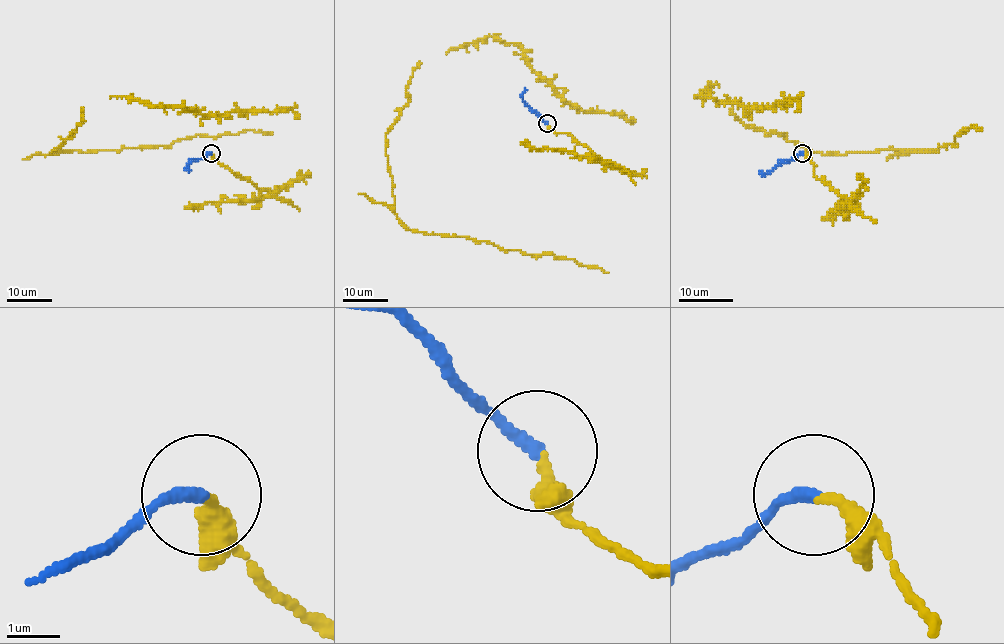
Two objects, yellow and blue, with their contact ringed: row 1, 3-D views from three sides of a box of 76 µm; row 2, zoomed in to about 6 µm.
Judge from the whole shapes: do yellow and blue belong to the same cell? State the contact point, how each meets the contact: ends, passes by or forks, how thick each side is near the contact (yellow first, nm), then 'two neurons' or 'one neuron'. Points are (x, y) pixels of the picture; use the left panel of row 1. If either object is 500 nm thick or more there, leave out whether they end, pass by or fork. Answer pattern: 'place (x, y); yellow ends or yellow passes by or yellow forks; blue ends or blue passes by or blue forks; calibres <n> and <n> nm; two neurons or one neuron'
place (211, 153); yellow ends; blue ends; calibres 320 and 240 nm; one neuron

